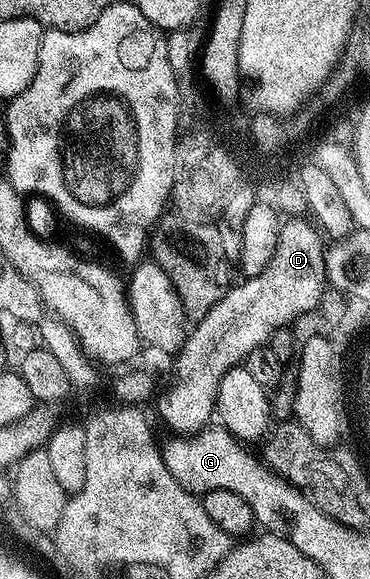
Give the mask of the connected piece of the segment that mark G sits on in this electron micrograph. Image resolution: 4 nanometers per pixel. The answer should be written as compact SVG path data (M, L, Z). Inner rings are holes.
M207 426L198 434L190 438L175 438L171 444L171 449L163 452L163 461L167 464L167 469L177 478L177 482L192 494L202 494L213 490L233 490L237 491L235 478L237 466L249 466L251 459L256 453L250 447L244 446L236 440L226 428L222 426Z

